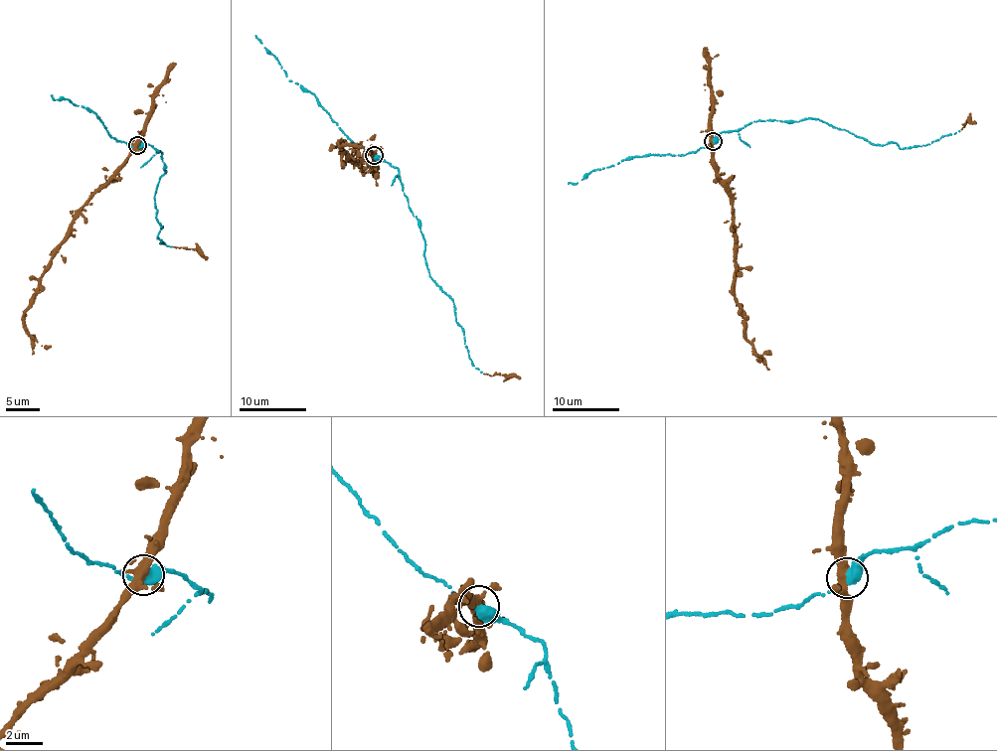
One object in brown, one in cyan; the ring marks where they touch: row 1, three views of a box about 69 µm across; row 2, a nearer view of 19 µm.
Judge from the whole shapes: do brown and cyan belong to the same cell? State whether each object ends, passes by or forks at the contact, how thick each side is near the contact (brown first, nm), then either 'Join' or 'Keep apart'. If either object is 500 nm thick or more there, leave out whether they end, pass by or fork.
At the ring brown forks. At the ring cyan passes by. Thickness 380 nm (brown) against 400 nm. Join

